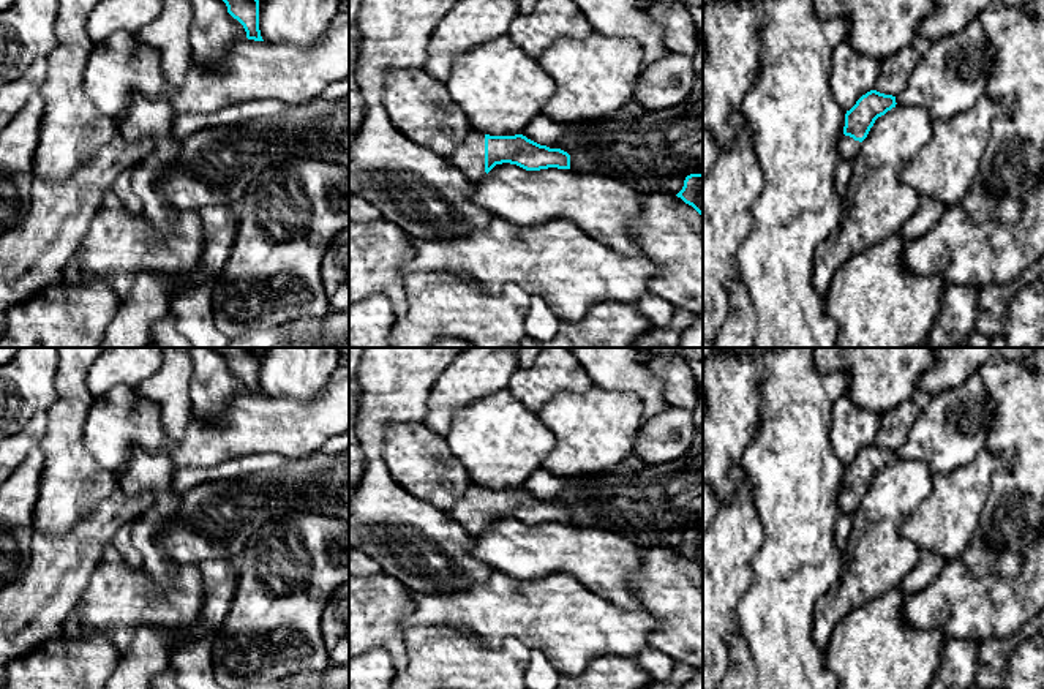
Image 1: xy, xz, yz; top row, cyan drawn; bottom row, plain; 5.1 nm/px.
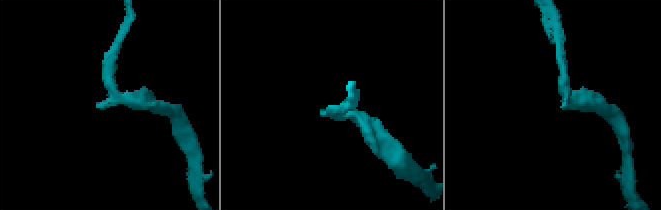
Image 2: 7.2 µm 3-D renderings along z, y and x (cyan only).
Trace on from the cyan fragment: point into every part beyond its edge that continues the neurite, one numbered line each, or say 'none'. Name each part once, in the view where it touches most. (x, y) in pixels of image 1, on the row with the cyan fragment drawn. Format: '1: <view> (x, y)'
1: xz (469, 158)

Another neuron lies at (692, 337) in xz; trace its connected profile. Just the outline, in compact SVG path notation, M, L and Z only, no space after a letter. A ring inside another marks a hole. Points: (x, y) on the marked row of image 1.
M703 316L682 333L678 348L703 348Z

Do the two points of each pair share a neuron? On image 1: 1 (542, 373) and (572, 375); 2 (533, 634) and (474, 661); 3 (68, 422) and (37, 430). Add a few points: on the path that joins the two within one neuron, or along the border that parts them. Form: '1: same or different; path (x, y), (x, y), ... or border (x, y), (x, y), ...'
1: same; path (550, 373), (564, 373)
2: different; border (482, 636), (493, 645), (518, 640), (531, 650)
3: different; border (45, 414), (46, 432), (37, 444)

